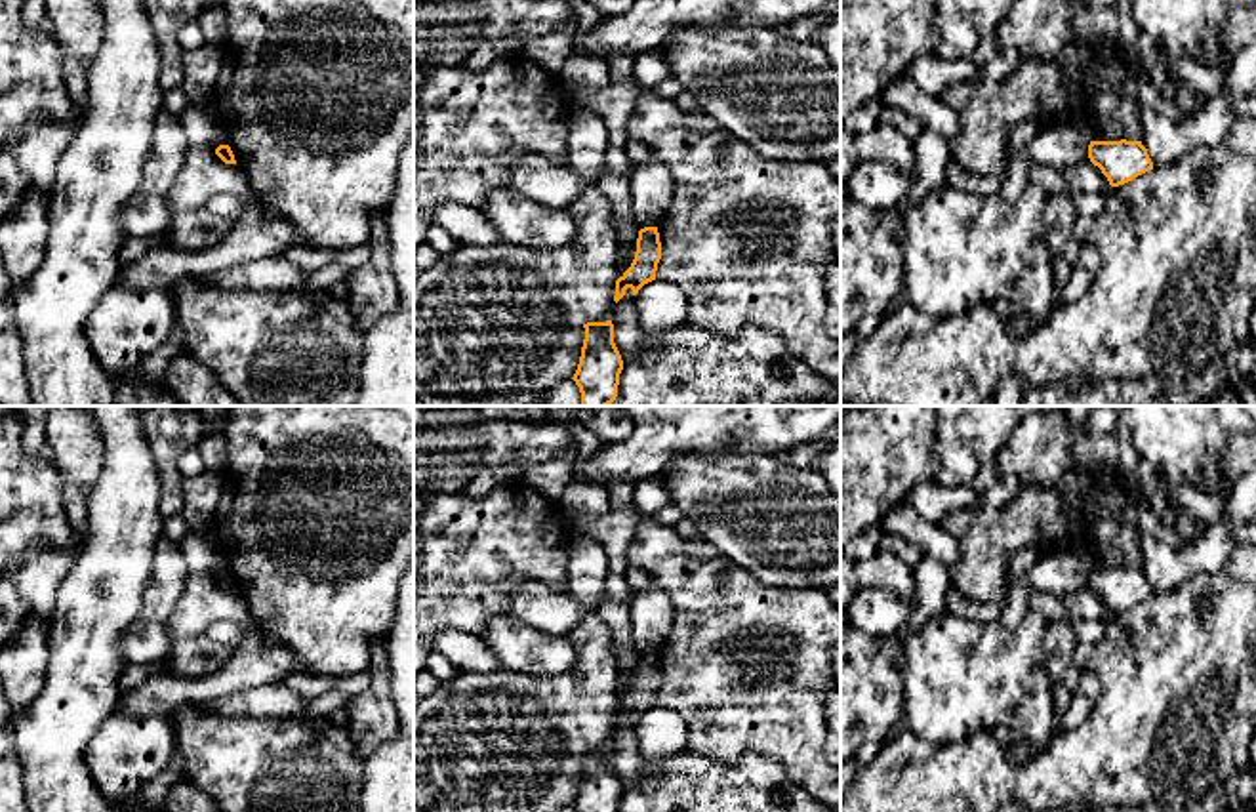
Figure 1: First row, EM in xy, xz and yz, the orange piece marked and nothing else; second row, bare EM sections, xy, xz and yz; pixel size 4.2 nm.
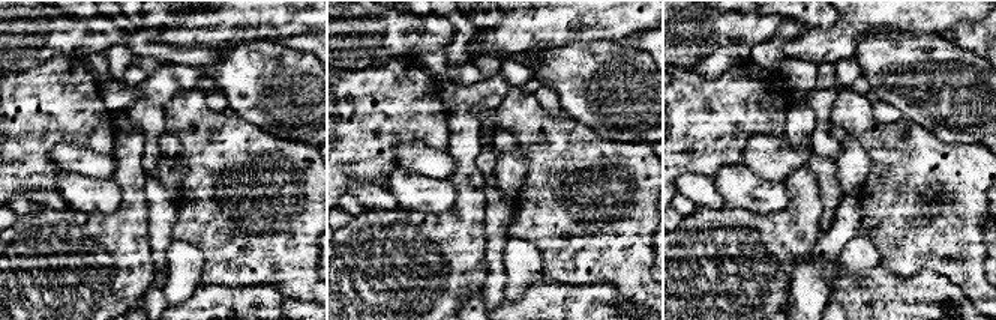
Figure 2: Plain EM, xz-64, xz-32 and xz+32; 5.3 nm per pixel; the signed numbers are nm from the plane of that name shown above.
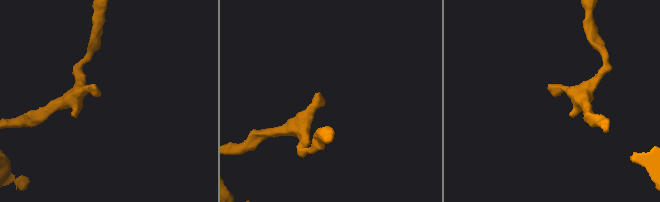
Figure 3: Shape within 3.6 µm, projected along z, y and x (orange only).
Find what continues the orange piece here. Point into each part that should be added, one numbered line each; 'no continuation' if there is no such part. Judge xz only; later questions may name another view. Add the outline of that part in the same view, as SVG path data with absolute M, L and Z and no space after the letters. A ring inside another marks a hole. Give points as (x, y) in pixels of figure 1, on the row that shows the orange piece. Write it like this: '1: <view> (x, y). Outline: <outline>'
no continuation

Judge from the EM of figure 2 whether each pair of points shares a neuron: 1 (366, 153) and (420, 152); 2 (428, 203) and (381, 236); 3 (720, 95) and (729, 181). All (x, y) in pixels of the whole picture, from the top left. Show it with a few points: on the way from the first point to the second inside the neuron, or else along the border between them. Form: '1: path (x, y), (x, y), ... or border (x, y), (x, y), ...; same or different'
1: border (429, 144), (399, 144), (395, 149), (395, 166); different
2: border (399, 206), (413, 212); different
3: border (740, 163), (725, 166), (713, 178); different

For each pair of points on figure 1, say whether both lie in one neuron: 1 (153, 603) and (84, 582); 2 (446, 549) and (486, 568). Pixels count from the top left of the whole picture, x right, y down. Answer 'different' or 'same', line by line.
1: different
2: same

